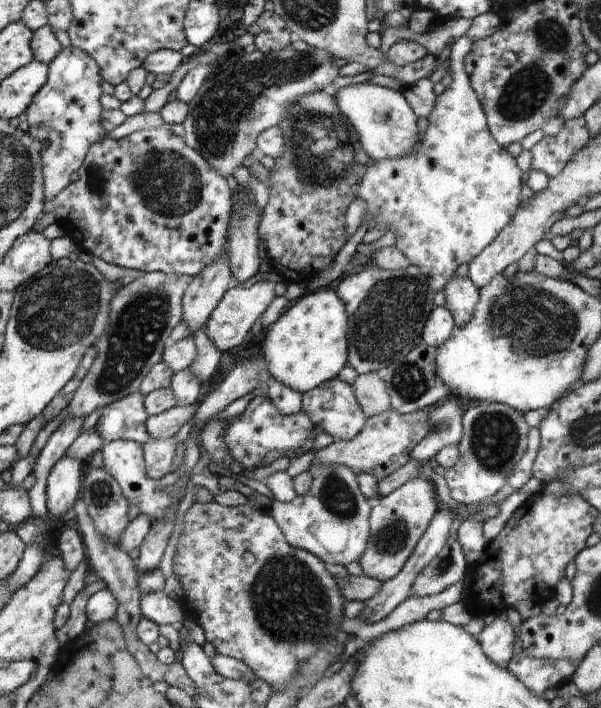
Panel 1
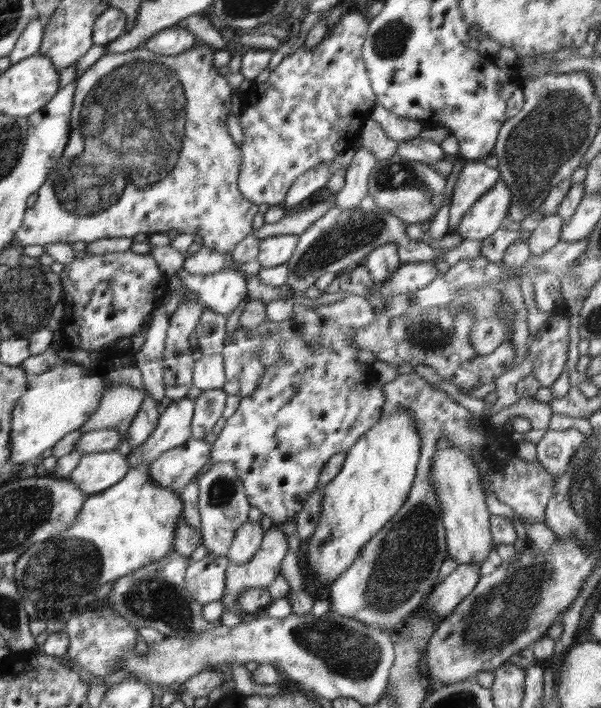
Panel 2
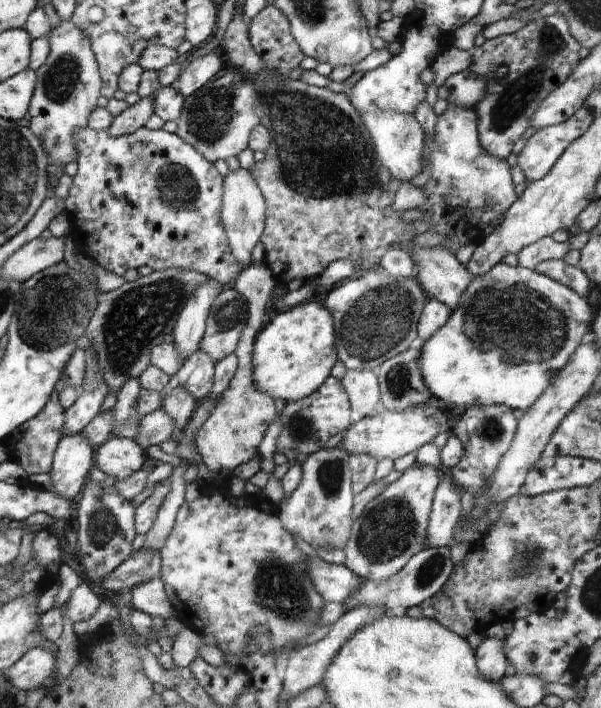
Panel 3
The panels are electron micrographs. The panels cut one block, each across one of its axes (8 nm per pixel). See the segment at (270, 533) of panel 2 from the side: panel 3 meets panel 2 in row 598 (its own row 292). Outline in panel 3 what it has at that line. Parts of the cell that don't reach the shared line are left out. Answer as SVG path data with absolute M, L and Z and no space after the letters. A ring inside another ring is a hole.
M234 288L224 289L216 295L199 346L214 364L237 349L240 334L246 326L248 310L247 300Z

